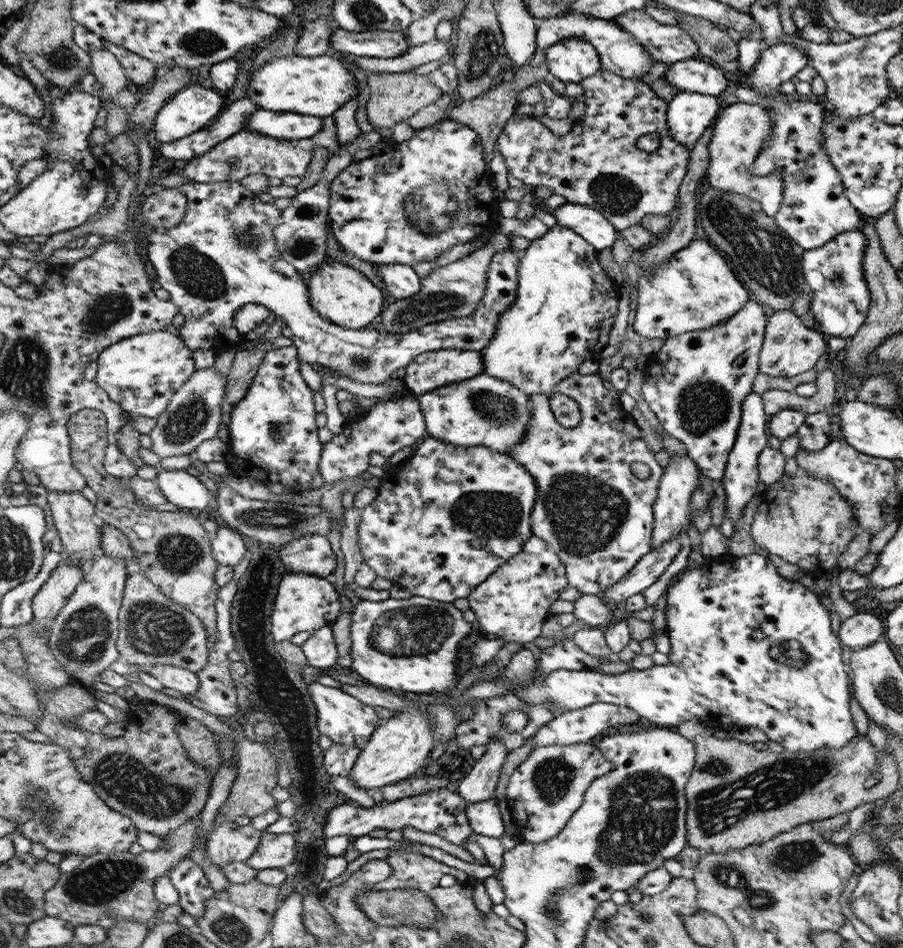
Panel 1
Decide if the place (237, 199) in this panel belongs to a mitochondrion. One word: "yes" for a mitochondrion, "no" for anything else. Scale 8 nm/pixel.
no

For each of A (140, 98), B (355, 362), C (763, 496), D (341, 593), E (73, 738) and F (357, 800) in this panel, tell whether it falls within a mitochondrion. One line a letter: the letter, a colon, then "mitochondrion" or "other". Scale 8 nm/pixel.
A: other
B: mitochondrion
C: other
D: other
E: other
F: other

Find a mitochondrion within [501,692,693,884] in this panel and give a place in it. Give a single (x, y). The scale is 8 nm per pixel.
(552, 780)

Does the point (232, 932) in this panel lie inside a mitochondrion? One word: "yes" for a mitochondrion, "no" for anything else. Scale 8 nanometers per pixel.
yes

